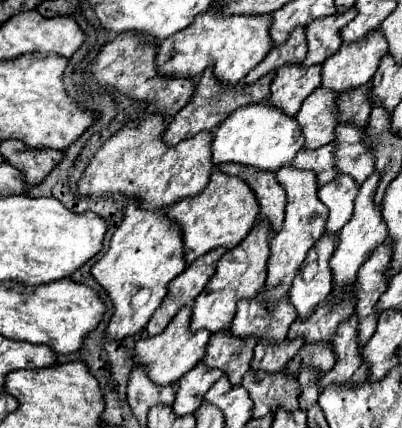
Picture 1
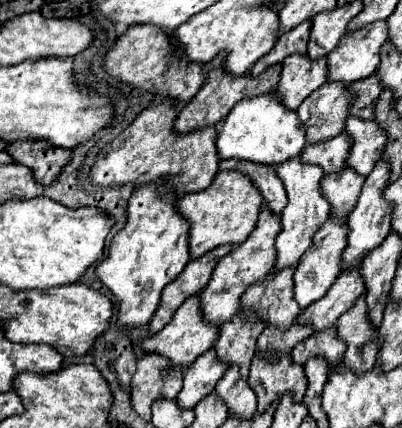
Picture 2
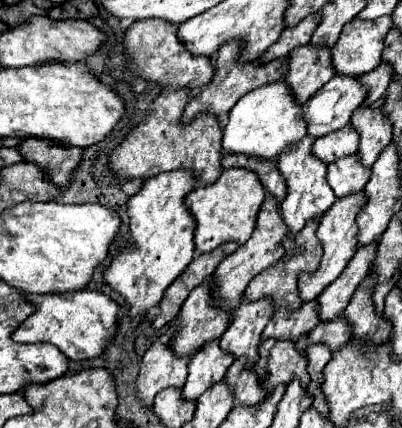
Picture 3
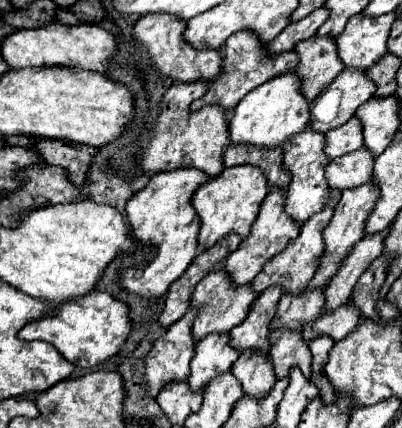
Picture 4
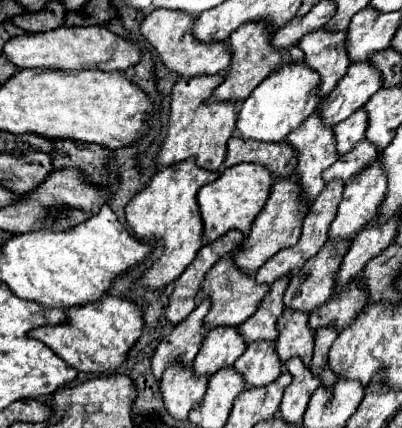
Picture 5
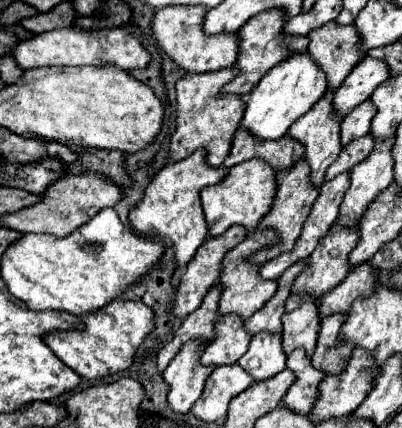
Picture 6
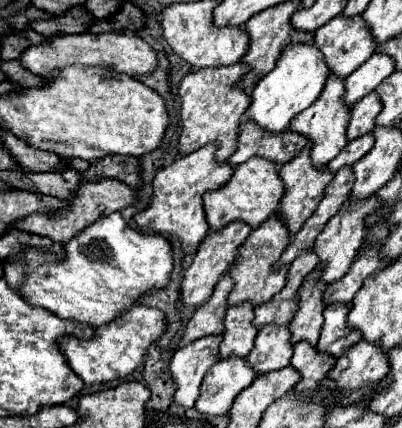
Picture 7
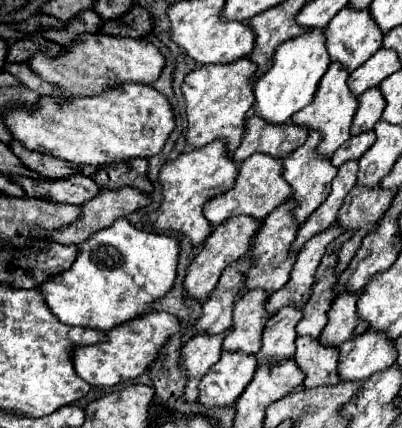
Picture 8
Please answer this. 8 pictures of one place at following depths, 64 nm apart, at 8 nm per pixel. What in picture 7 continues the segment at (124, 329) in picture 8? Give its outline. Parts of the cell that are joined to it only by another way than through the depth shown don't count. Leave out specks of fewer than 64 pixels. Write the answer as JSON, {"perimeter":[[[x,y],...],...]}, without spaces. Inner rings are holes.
{"perimeter":[[[134,304],[126,314],[118,316],[106,326],[96,328],[94,338],[78,340],[74,336],[66,336],[60,340],[60,348],[68,358],[70,368],[86,382],[86,384],[104,384],[112,380],[120,380],[130,376],[144,364],[148,348],[166,332],[166,314],[158,308],[148,308],[142,304]]]}

